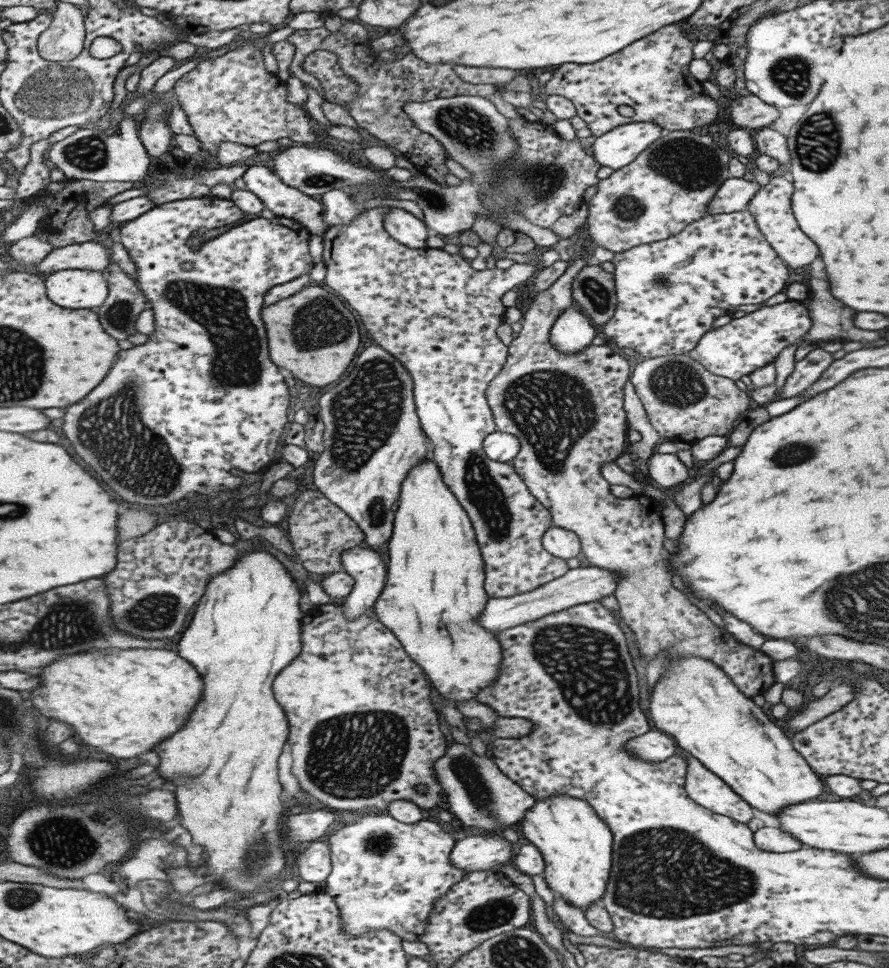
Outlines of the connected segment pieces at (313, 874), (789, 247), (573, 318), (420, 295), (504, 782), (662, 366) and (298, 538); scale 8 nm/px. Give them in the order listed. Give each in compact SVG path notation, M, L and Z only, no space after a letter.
M312 841L296 859L299 878L307 882L316 884L326 881L332 873L333 860L329 843Z
M783 176L771 178L767 185L757 189L746 209L753 215L757 228L761 231L765 242L771 246L776 255L790 268L801 268L817 258L817 246L799 230L794 219L790 198L793 194L791 182Z
M565 307L553 319L548 330L548 341L557 352L581 352L591 344L595 329L583 313L574 307Z
M375 207L366 208L365 212L358 214L355 220L348 225L335 225L324 234L324 263L328 266L327 276L323 285L330 287L335 293L338 293L362 318L366 330L372 336L372 340L385 350L393 353L399 362L410 372L415 381L414 394L416 397L417 412L420 415L421 426L426 436L434 445L433 459L440 466L444 481L450 486L451 490L457 495L460 503L468 510L469 518L472 519L473 526L476 529L478 546L480 546L481 558L484 561L484 588L488 598L508 598L514 595L522 594L537 589L546 582L560 577L568 568L563 559L551 556L546 550L543 550L541 537L543 533L552 526L549 511L537 502L537 499L527 490L519 475L514 468L507 463L501 463L490 459L483 451L483 440L494 430L494 422L489 406L487 406L484 394L487 384L493 380L493 377L501 370L501 367L507 362L507 346L501 342L501 334L497 334L497 326L504 322L503 313L506 309L500 301L500 296L511 290L515 286L521 286L537 268L536 262L532 264L513 263L505 269L496 267L485 270L477 270L470 258L462 256L460 252L449 254L442 249L411 248L400 244L396 238L388 233L385 226L385 217L393 207Z
M456 741L449 744L447 752L435 761L434 771L445 795L445 809L466 826L502 833L509 824L521 820L525 810L535 802L528 791L501 772L488 753L475 755L467 744Z
M669 354L647 358L631 366L629 382L641 401L649 424L658 432L658 436L664 437L665 440L692 443L707 436L723 436L732 430L737 416L741 412L747 412L749 398L745 391L737 389L730 378L711 374L698 362L689 358L688 354Z
M306 490L298 494L292 511L288 516L288 536L299 561L314 577L322 577L343 571L342 558L344 552L353 547L363 546L366 537L364 530L361 530L356 519L351 518L340 506L337 506L337 503L331 502L319 490Z

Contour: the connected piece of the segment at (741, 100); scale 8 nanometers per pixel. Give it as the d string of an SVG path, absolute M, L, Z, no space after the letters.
M749 94L733 99L730 104L729 116L734 128L754 131L768 127L779 116L775 107Z

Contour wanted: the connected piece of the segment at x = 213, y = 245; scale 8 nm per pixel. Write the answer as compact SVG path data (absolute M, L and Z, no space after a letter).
M181 199L176 202L168 202L164 205L157 205L153 210L143 214L139 218L126 223L118 230L120 243L122 243L132 256L137 265L138 280L141 290L145 293L148 301L153 304L156 318L156 331L149 335L146 343L131 347L129 350L121 352L121 362L113 366L113 374L101 382L85 402L77 402L77 406L71 406L64 414L62 420L62 432L71 440L71 446L75 454L87 462L93 472L99 474L99 478L115 492L117 498L133 504L143 504L143 506L165 506L183 500L187 494L196 492L200 494L213 494L213 492L234 492L241 488L245 482L240 473L245 474L260 473L282 460L282 450L284 449L283 437L289 423L289 404L291 404L291 392L289 386L285 384L285 376L281 374L277 363L273 362L270 354L270 342L268 339L268 328L261 318L261 312L266 307L266 294L275 286L291 282L312 272L315 263L310 253L310 238L313 235L306 226L296 225L294 222L283 221L278 218L269 219L257 216L257 220L251 220L243 226L237 226L223 236L217 236L213 240L207 240L201 244L201 248L195 252L193 248L185 246L185 240L179 236L179 216L183 218L183 202Z

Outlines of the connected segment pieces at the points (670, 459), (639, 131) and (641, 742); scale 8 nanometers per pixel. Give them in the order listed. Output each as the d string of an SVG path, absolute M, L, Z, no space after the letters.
M653 452L647 460L647 468L649 478L663 488L673 488L692 474L676 454L669 453Z
M651 122L623 124L595 137L591 145L592 157L600 167L606 166L615 171L627 166L642 150L663 134L664 131Z
M657 730L626 740L624 747L626 751L638 756L641 760L654 763L678 754L676 742L669 735Z

